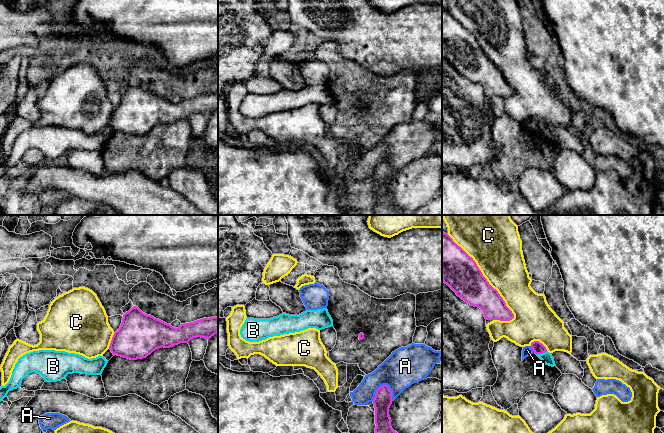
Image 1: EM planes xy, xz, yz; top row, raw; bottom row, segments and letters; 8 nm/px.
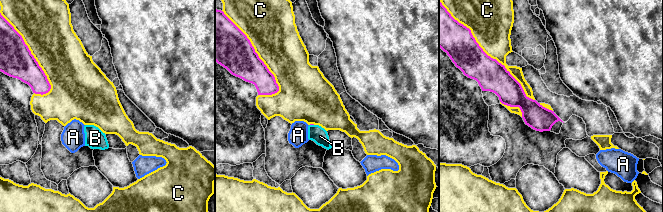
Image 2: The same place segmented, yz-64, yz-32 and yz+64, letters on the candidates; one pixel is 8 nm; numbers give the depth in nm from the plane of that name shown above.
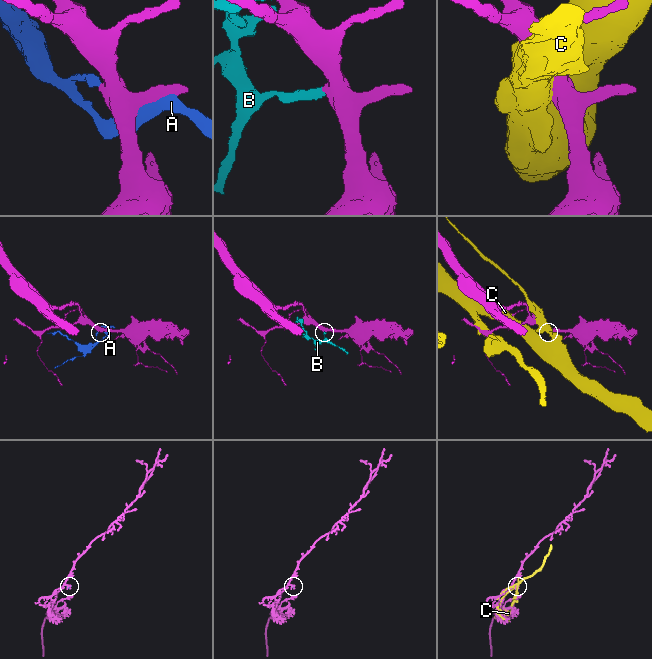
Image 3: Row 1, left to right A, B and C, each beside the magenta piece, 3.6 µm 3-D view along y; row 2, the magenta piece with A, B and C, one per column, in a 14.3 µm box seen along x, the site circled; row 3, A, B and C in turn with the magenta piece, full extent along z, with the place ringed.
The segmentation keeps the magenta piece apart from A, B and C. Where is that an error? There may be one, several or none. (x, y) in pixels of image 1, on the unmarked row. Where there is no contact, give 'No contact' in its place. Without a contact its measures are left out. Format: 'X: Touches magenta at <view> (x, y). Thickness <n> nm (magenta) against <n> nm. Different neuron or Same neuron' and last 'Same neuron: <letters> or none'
A: Touches magenta at xz (378, 164). Thickness 150 nm (magenta) against 300 nm. Different neuron
B: Touches magenta at yz (541, 129). Thickness 90 nm (magenta) against 90 nm. Different neuron
C: Touches magenta at yz (484, 53). Thickness 300 nm (magenta) against 400 nm. Different neuron
Same neuron: none

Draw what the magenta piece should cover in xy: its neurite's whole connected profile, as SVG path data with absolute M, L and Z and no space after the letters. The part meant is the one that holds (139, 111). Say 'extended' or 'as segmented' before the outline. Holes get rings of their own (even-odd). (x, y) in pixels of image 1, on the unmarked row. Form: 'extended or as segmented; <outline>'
as segmented; M133 82L123 90L120 104L114 109L109 125L113 131L130 136L146 134L159 124L170 124L180 119L188 119L191 115L201 113L210 115L218 109L218 93L203 94L194 98L181 100L178 104L172 103L151 91L143 89L138 83Z

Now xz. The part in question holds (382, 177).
as segmented; M383 161L376 166L373 180L376 200L375 215L403 215L391 203L389 184L392 180L392 167L387 161Z

